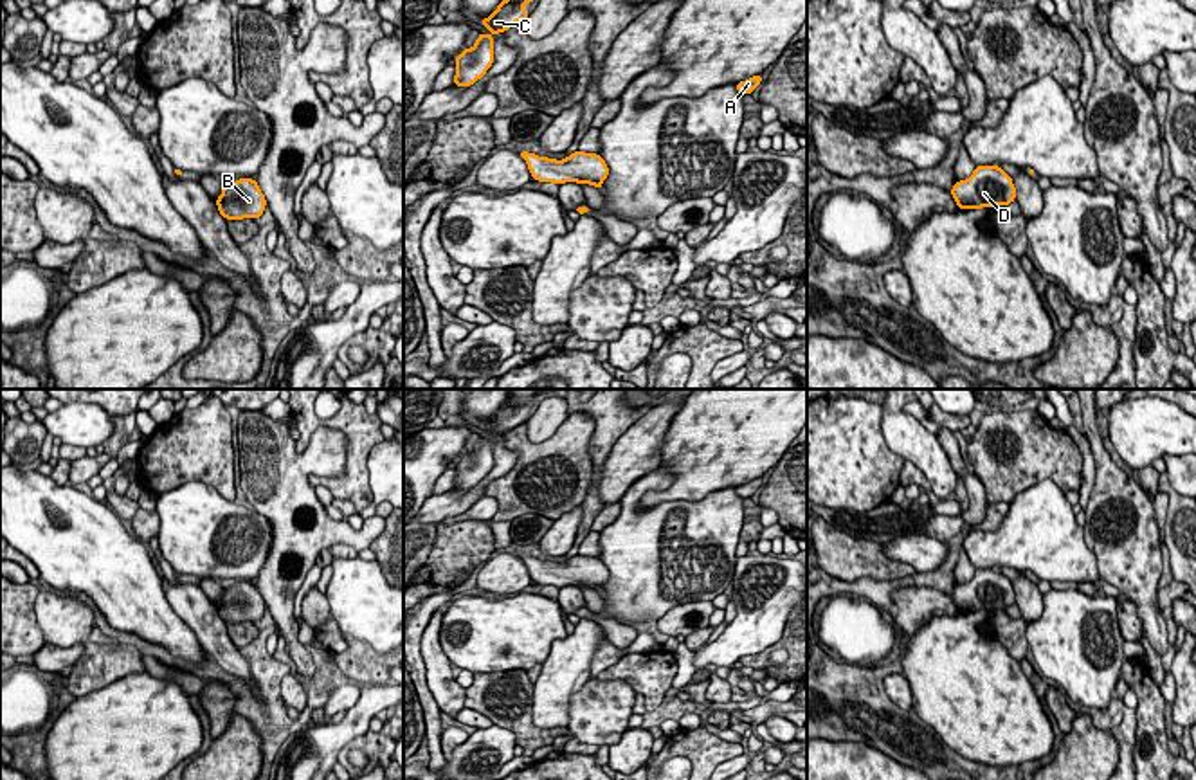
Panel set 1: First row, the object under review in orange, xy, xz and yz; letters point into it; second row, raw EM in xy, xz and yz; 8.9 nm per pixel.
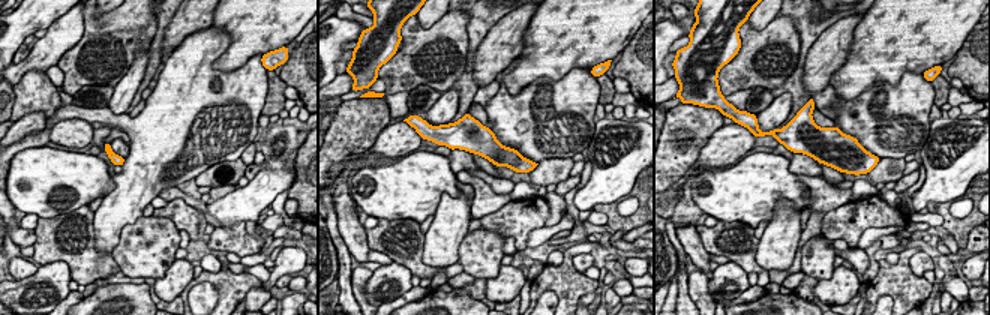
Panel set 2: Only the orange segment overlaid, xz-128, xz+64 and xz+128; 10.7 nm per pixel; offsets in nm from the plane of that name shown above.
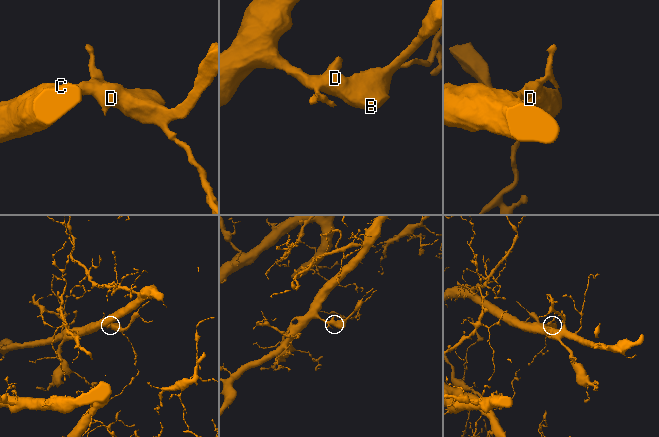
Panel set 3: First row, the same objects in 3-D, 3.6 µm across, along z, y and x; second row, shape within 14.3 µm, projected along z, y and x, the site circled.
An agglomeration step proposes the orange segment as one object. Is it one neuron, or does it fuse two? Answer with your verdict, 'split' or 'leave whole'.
leave whole

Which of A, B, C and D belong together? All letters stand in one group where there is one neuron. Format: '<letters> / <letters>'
A B C D

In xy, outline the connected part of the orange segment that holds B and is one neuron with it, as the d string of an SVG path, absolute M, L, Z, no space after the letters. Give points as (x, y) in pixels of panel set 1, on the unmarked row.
M238 582L223 589L222 598L214 603L225 623L259 621L267 603L254 582Z

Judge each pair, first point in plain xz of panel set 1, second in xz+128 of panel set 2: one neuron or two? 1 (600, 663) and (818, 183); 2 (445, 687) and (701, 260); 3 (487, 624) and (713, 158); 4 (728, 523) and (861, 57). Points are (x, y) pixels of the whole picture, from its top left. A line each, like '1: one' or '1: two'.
1: one
2: one
3: two
4: two

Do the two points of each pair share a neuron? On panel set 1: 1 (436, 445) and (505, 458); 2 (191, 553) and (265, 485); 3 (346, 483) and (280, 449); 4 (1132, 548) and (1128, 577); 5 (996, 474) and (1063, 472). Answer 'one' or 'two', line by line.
1: two
2: two
3: two
4: one
5: one

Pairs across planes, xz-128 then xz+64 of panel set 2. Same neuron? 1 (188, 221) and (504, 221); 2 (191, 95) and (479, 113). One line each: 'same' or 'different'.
1: same
2: different

